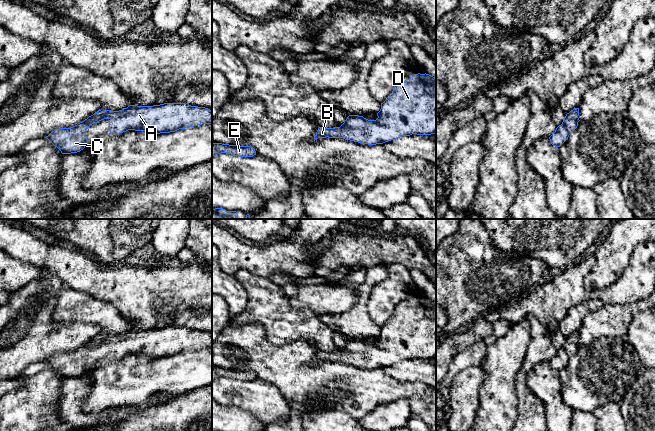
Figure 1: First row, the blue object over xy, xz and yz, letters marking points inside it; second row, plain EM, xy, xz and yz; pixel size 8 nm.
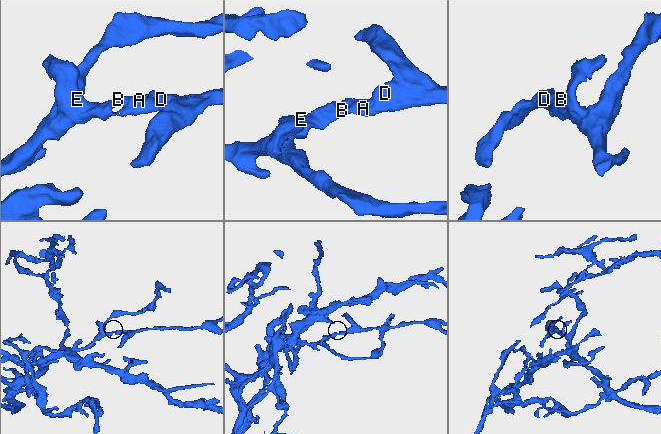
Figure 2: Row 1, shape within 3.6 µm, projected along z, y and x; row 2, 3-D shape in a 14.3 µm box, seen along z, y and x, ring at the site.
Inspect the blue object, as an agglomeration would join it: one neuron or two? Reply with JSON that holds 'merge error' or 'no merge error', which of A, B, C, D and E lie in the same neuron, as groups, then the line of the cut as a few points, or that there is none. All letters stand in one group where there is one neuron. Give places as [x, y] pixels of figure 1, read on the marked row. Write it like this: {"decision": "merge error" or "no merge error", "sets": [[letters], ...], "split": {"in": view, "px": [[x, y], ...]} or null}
{"decision": "no merge error", "sets": [["A", "B", "C", "D", "E"]], "split": null}

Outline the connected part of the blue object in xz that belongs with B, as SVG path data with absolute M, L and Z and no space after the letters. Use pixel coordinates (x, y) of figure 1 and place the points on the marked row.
M415 74L407 82L396 82L391 95L381 103L376 120L363 116L349 115L340 127L319 127L314 139L343 138L361 144L376 145L402 136L431 135L436 133L436 77L429 74Z

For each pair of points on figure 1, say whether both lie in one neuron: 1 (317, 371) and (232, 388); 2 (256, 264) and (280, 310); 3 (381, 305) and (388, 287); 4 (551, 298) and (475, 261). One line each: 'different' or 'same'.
1: different
2: different
3: same
4: different

